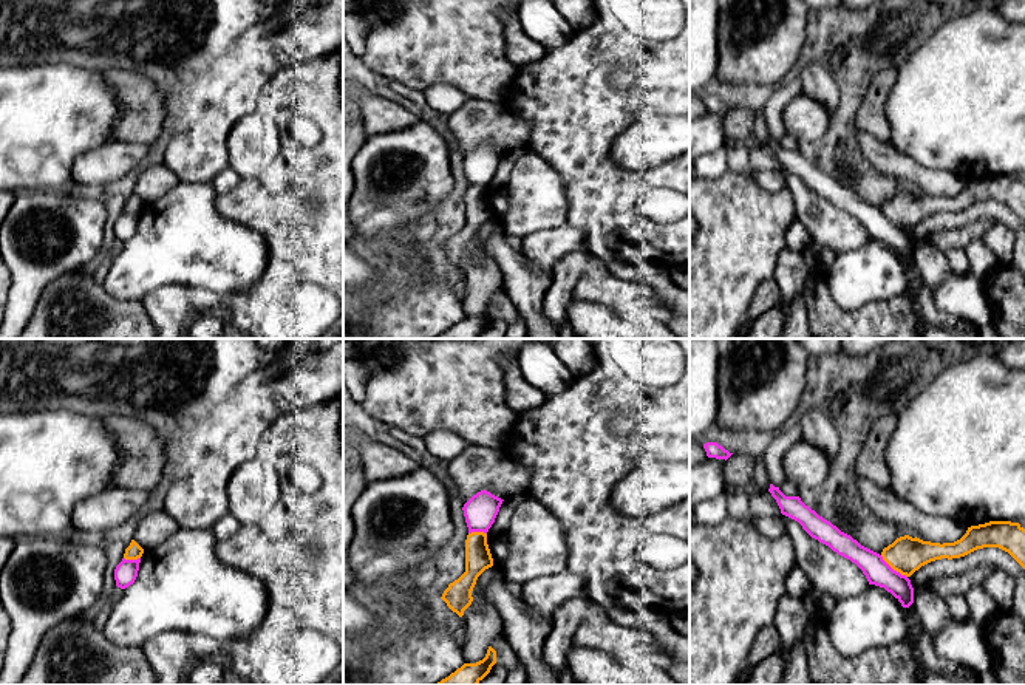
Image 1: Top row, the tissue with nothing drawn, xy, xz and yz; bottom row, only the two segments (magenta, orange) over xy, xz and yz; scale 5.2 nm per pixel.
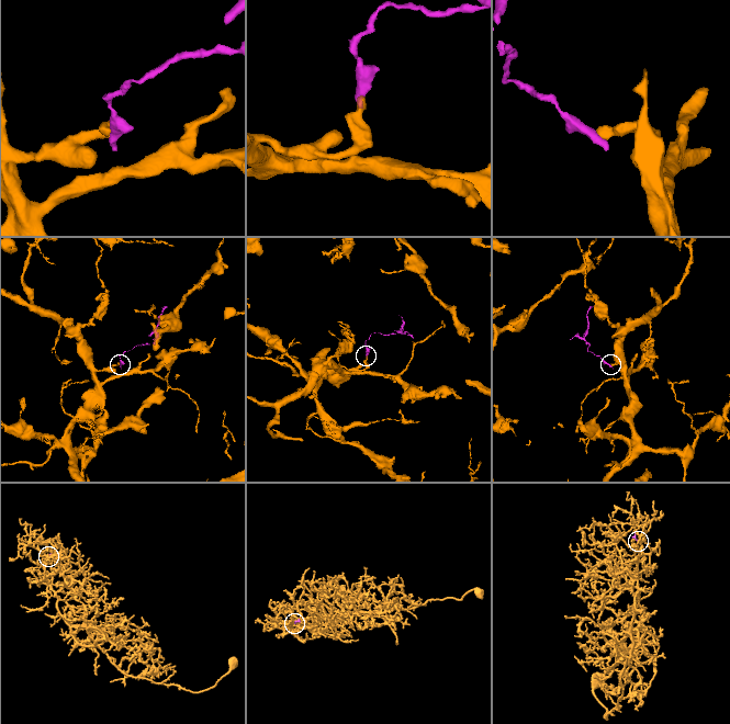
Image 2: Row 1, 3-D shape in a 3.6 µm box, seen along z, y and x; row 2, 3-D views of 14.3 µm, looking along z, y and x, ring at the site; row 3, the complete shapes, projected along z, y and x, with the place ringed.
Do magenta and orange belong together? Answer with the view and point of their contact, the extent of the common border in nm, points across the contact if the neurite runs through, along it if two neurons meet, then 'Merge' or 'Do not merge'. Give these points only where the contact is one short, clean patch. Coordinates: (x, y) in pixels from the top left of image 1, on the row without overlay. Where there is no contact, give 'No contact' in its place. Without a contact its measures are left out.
Touches magenta at yz (892, 223). Shared border 180 nm. Boundary: yz (880, 209), (906, 231). Do not merge

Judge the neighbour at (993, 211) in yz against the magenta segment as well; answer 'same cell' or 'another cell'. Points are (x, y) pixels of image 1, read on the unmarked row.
another cell

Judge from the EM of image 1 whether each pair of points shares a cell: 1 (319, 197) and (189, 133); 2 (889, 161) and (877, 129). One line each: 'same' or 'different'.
1: different
2: different

